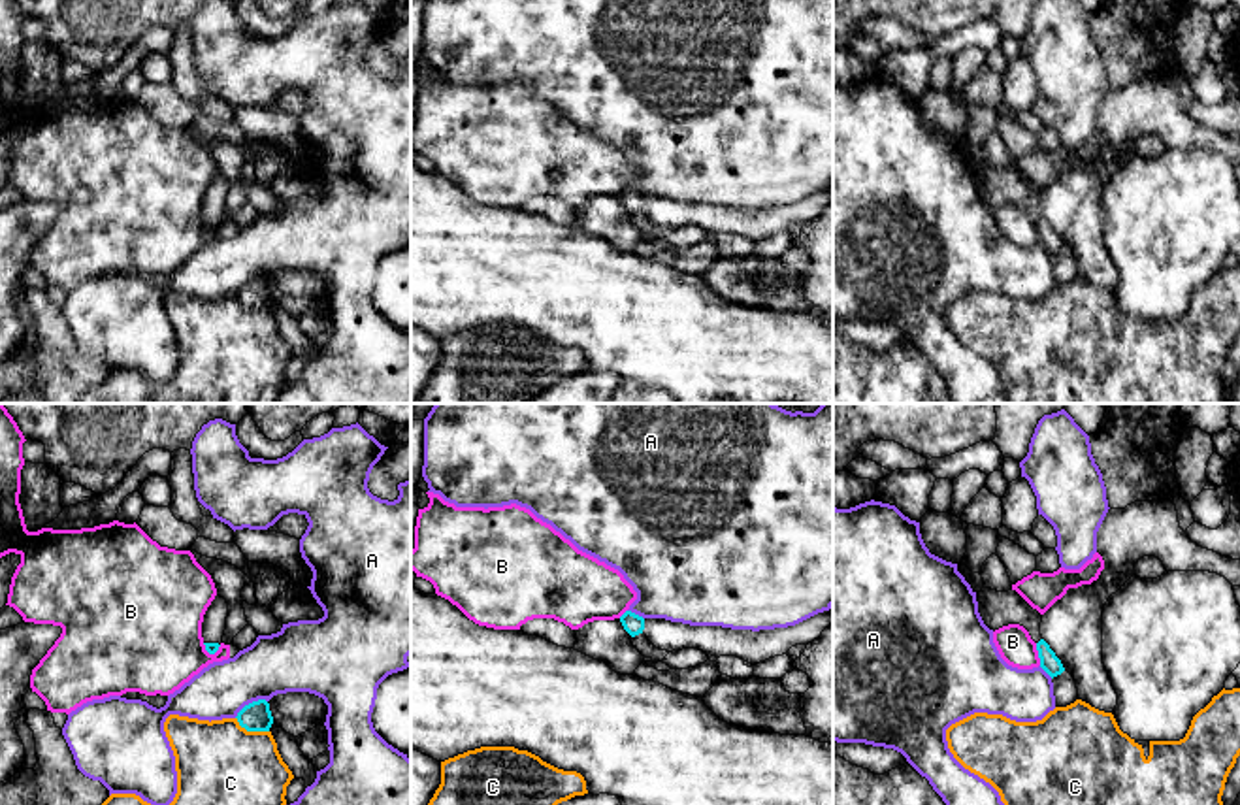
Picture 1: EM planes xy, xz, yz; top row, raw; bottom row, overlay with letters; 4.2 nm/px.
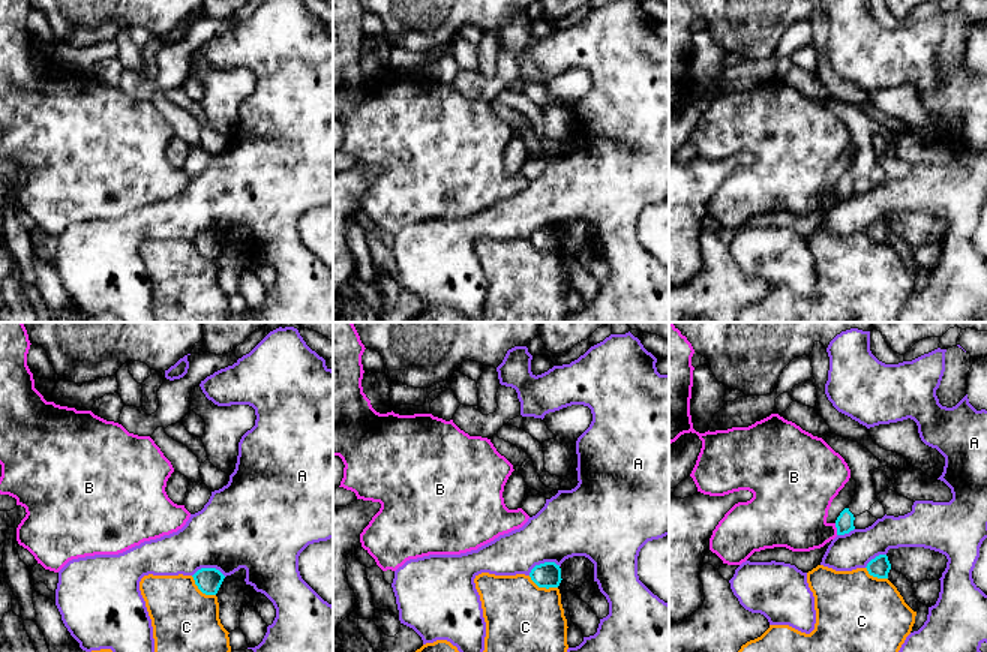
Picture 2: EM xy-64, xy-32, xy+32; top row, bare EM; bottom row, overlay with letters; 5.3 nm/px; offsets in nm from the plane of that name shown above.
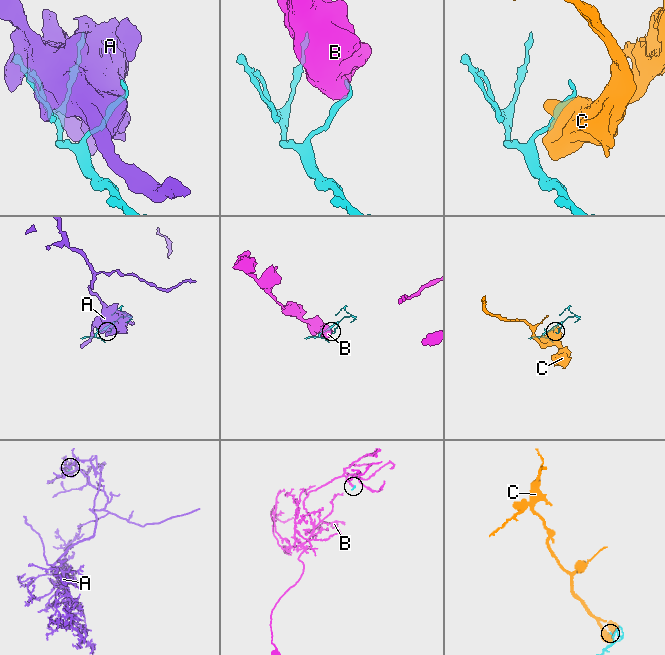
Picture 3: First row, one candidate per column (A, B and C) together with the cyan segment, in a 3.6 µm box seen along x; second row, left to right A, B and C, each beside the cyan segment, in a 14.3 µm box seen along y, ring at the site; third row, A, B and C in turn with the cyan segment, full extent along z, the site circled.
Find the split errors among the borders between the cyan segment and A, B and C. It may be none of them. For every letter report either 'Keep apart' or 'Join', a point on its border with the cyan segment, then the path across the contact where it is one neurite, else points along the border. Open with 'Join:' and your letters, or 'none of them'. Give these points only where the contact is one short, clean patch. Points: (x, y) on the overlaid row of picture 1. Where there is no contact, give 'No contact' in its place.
Join: none of them
A: Keep apart. Touches cyan at xy (249, 704)
B: Keep apart. Touches cyan at yz (1039, 655). Boundary: yz (1035, 643), (1041, 664)
C: Keep apart. Touches cyan at xy (251, 730)

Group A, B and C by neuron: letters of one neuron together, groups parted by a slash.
A / B / C

